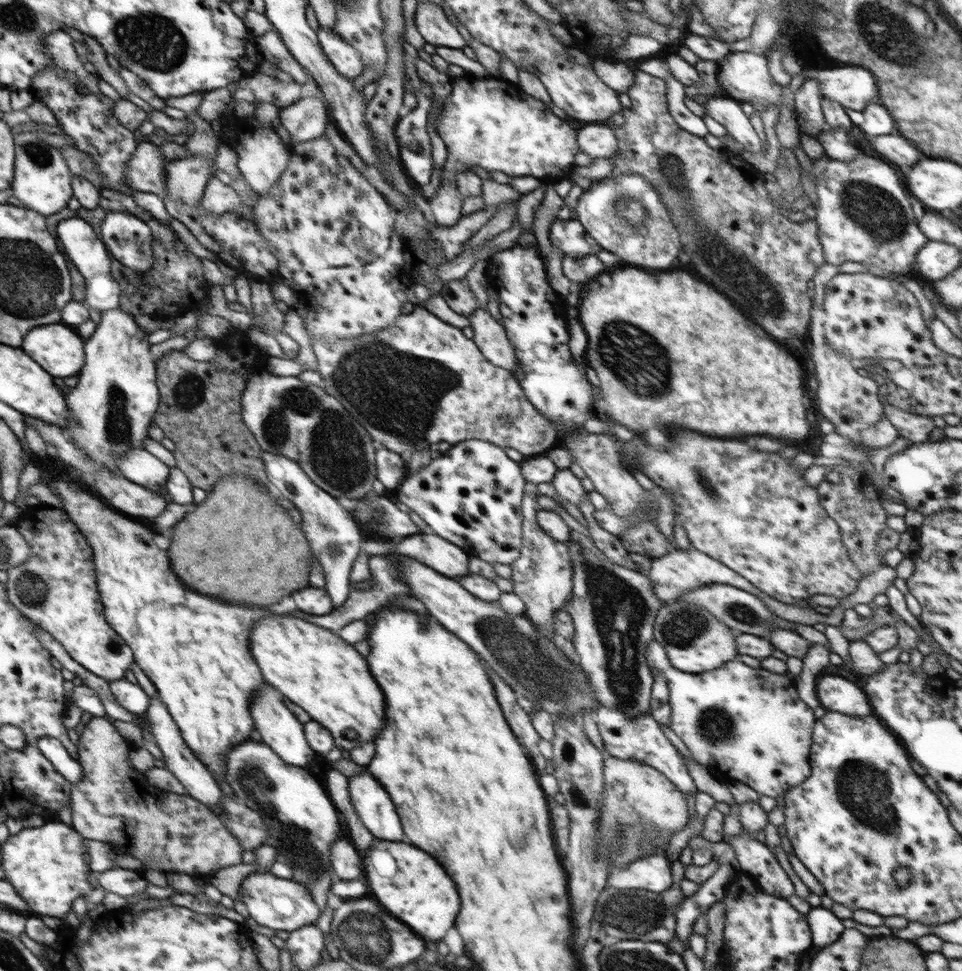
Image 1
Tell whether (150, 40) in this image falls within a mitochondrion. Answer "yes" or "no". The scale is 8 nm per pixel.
yes

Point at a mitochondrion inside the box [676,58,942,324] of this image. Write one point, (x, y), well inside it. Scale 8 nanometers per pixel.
(881, 216)

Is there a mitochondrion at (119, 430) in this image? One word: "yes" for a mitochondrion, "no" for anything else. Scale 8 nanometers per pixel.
yes

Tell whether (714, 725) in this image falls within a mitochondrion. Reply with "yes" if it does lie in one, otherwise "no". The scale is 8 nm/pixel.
yes

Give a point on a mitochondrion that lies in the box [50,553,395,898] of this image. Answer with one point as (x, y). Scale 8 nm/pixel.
(251, 777)

